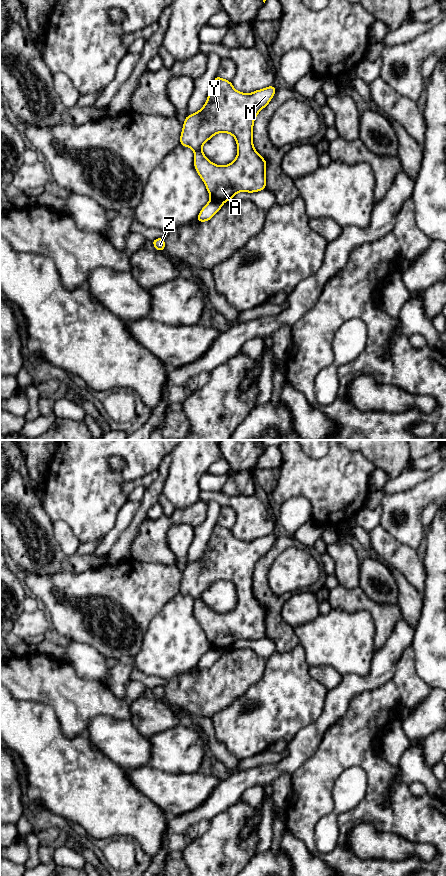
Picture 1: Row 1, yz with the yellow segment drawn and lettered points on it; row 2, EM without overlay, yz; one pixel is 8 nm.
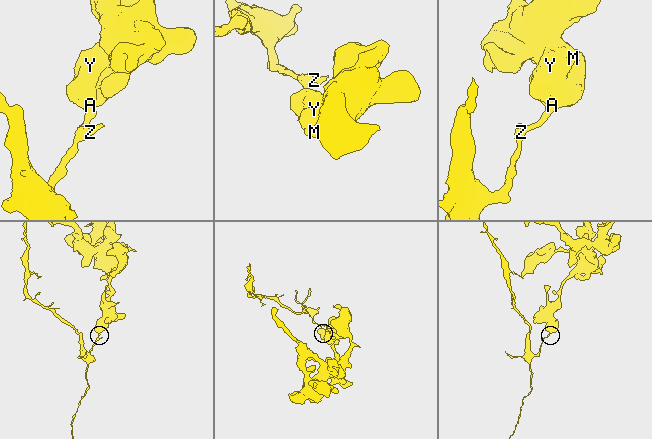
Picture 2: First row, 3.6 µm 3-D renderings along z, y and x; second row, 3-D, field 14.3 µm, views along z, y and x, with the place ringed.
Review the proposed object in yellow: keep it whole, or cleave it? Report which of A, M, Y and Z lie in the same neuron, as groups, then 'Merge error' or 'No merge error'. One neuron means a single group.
Groups: A M Y / Z. Merge error

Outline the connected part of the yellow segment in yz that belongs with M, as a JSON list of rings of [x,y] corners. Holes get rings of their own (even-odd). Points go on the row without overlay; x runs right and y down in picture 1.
[[[216,524],[204,554],[185,565],[180,583],[180,592],[194,599],[194,616],[204,630],[211,646],[227,650],[239,640],[254,641],[266,637],[266,608],[258,602],[253,593],[254,567],[265,556],[276,541],[270,533],[252,541],[237,539],[231,529]],[[217,581],[231,582],[237,591],[237,604],[228,613],[216,613],[203,601],[203,593]]]

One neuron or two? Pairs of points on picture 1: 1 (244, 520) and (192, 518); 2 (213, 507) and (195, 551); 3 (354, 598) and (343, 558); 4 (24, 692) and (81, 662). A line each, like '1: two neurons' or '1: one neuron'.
1: two neurons
2: one neuron
3: two neurons
4: two neurons

